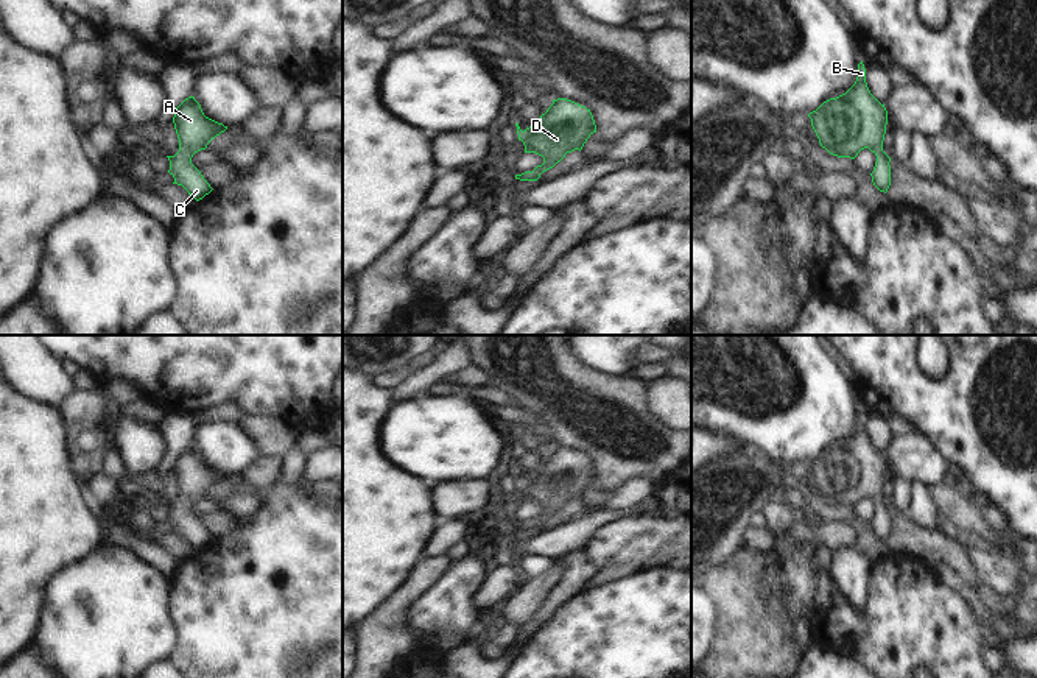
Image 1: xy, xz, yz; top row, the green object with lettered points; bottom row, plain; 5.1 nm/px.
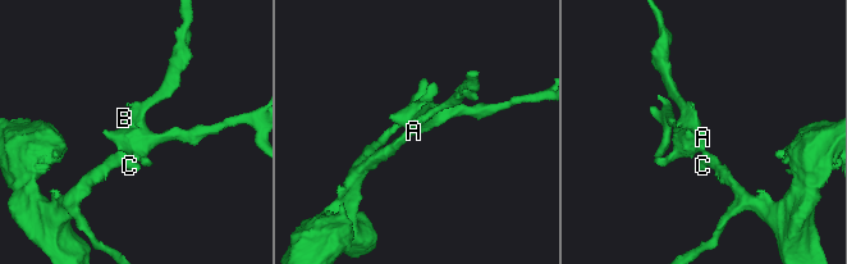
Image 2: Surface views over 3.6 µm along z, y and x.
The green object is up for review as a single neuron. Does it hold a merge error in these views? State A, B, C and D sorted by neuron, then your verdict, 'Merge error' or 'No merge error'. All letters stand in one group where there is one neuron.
Groups: A B C D. No merge error

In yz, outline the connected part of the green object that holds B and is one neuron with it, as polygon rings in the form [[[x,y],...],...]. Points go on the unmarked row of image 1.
[[[863,410],[855,433],[845,443],[824,450],[808,466],[821,496],[830,503],[855,508],[861,499],[869,497],[877,505],[872,531],[880,541],[888,541],[891,507],[883,500],[888,460],[870,443]]]

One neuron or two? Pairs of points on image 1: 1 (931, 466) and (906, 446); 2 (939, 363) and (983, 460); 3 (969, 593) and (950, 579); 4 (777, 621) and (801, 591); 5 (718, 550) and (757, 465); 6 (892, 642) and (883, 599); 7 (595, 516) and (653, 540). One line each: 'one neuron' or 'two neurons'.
1: one neuron
2: one neuron
3: one neuron
4: two neurons
5: one neuron
6: one neuron
7: two neurons

